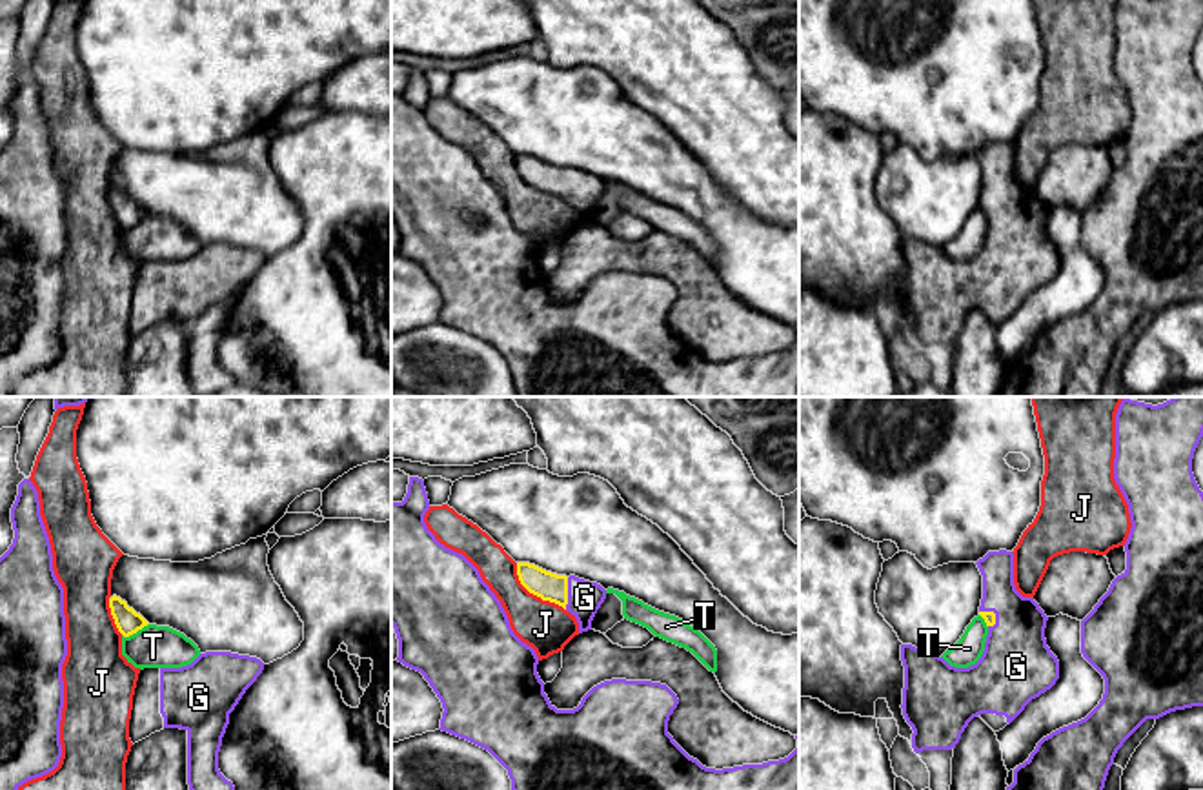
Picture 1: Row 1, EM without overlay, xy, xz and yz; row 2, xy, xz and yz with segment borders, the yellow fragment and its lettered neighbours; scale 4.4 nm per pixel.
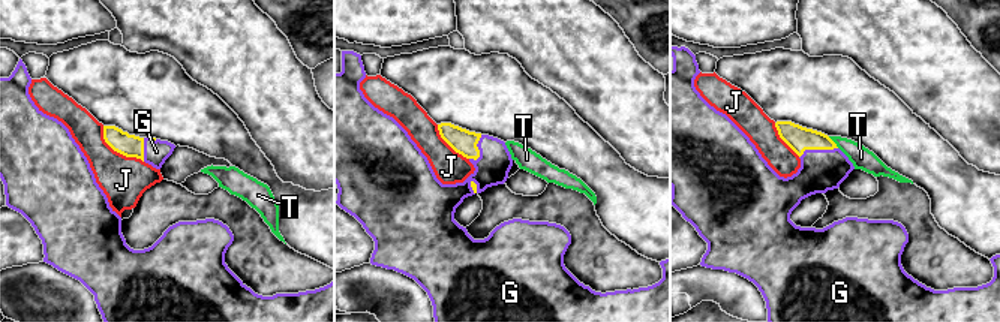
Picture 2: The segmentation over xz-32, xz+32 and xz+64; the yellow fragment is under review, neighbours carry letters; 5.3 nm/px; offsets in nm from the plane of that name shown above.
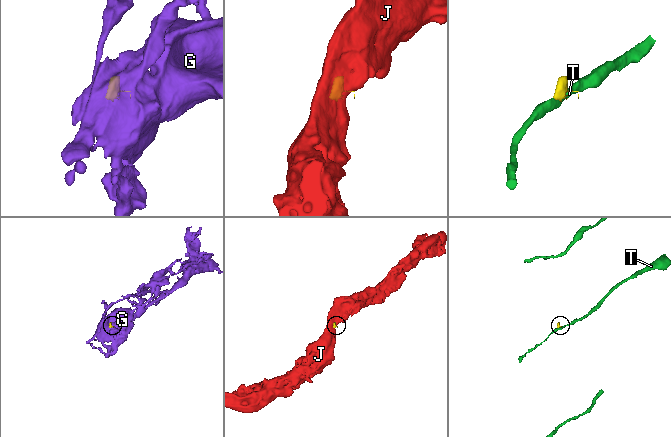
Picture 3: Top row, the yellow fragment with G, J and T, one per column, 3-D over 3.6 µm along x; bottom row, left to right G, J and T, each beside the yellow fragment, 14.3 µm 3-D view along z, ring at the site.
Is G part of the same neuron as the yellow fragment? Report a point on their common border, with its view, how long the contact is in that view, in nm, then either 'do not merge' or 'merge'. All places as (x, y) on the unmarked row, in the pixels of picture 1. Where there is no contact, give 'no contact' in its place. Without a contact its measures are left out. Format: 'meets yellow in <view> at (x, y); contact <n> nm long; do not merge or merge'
meets yellow in xz at (566, 186); contact 140 nm long; merge

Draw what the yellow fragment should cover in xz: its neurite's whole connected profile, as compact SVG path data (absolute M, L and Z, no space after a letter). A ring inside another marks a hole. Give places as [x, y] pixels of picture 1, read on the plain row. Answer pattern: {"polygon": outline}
{"polygon": "M517 155L521 177L542 193L555 195L579 215L579 226L591 222L591 213L606 191L606 182L575 167L557 167L530 155Z"}

